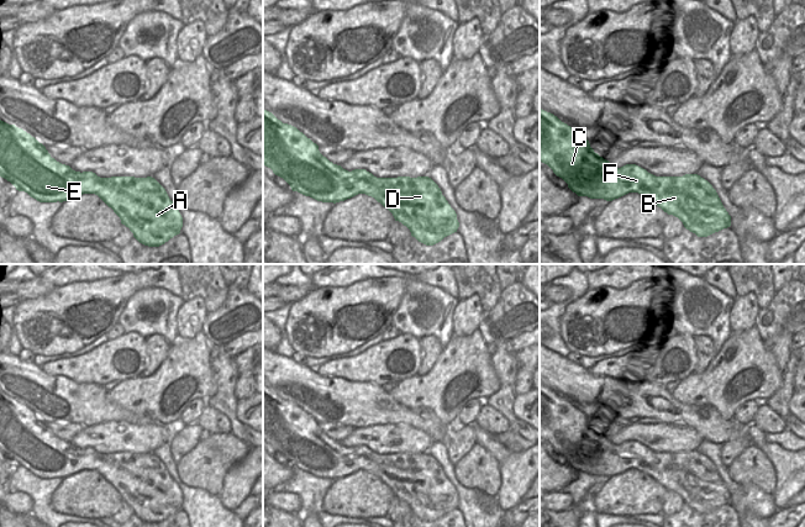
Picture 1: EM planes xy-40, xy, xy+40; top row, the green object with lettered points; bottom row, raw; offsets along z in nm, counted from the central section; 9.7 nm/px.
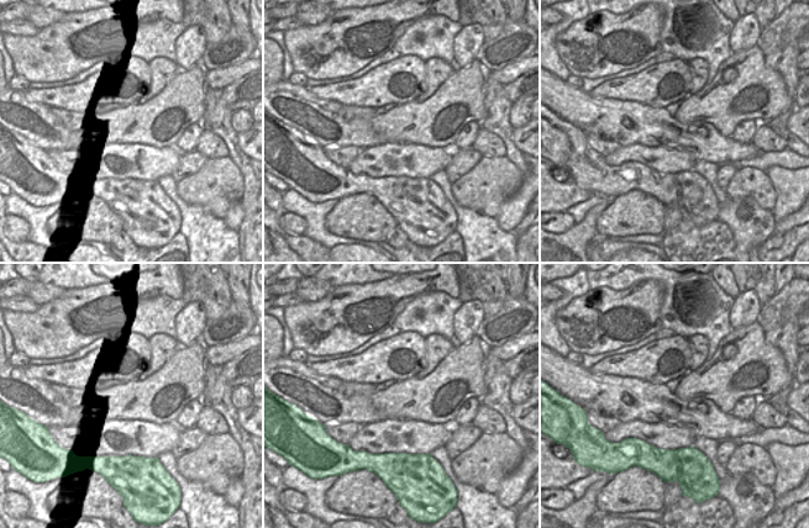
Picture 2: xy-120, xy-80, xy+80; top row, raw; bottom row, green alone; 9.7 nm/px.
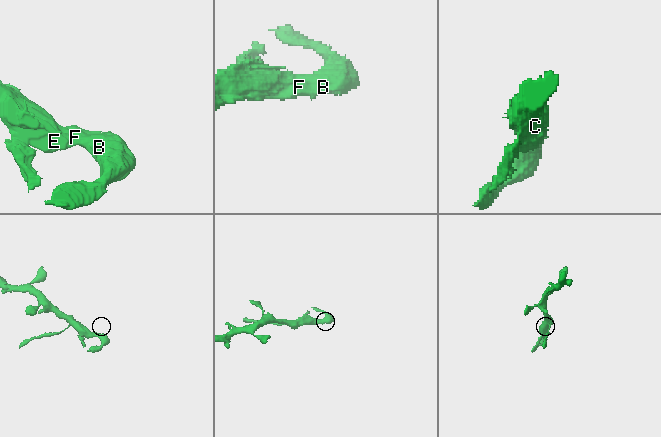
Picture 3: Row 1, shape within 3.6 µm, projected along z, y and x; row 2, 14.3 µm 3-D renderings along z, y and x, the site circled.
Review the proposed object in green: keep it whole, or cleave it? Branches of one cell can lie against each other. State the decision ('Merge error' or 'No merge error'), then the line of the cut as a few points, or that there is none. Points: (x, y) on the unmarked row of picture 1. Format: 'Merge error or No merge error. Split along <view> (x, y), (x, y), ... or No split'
No merge error. No split.

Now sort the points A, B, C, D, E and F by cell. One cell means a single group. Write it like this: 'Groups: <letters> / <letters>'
Groups: A B C D E F.

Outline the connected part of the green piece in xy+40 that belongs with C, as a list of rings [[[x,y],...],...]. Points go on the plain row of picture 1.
[[[540,385],[540,438],[547,441],[578,473],[612,478],[628,469],[651,475],[668,491],[678,494],[684,504],[698,513],[707,513],[731,502],[731,492],[712,462],[698,450],[656,453],[636,441],[612,443],[590,420],[557,392]]]

